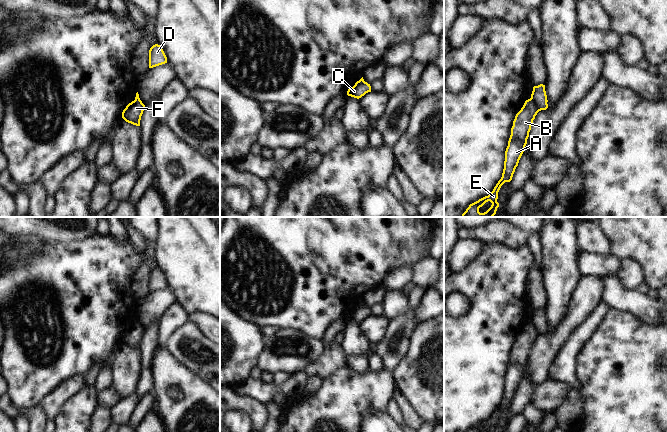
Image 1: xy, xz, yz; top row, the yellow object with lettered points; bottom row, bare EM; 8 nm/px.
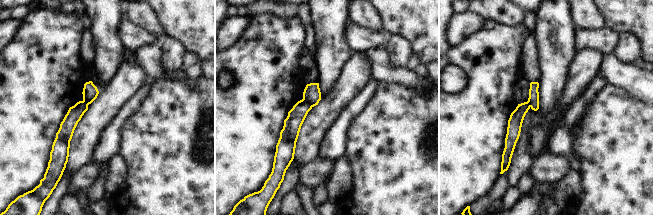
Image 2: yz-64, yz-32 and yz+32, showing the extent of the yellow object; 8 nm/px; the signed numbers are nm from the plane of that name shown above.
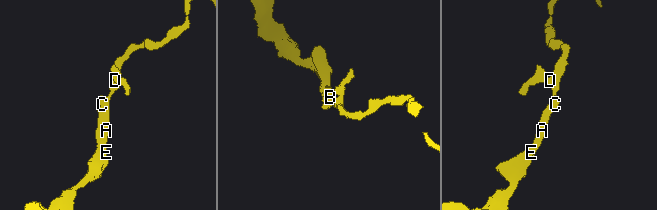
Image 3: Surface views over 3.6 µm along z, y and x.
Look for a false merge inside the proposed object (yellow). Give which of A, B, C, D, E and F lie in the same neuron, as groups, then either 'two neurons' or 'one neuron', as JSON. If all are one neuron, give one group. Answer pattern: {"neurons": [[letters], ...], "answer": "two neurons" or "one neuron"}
{"neurons": [["A", "B", "E", "F"], ["C", "D"]], "answer": "two neurons"}

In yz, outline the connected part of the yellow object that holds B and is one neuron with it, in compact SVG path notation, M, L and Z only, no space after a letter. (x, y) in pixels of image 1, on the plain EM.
M531 323L525 325L523 331L516 338L513 345L511 359L505 375L504 393L501 403L488 420L470 428L468 432L480 432L488 425L492 427L490 432L499 431L499 427L497 426L498 416L505 406L510 406L512 404L519 384L525 375L533 344L538 336L539 333L537 332L537 329Z

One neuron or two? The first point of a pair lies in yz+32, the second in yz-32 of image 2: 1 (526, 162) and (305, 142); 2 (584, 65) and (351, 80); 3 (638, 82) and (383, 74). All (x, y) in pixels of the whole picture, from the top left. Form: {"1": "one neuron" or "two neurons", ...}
{"1": "two neurons", "2": "one neuron", "3": "one neuron"}

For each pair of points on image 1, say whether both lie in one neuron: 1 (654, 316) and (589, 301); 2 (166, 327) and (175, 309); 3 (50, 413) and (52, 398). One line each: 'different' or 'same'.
1: different
2: same
3: same

